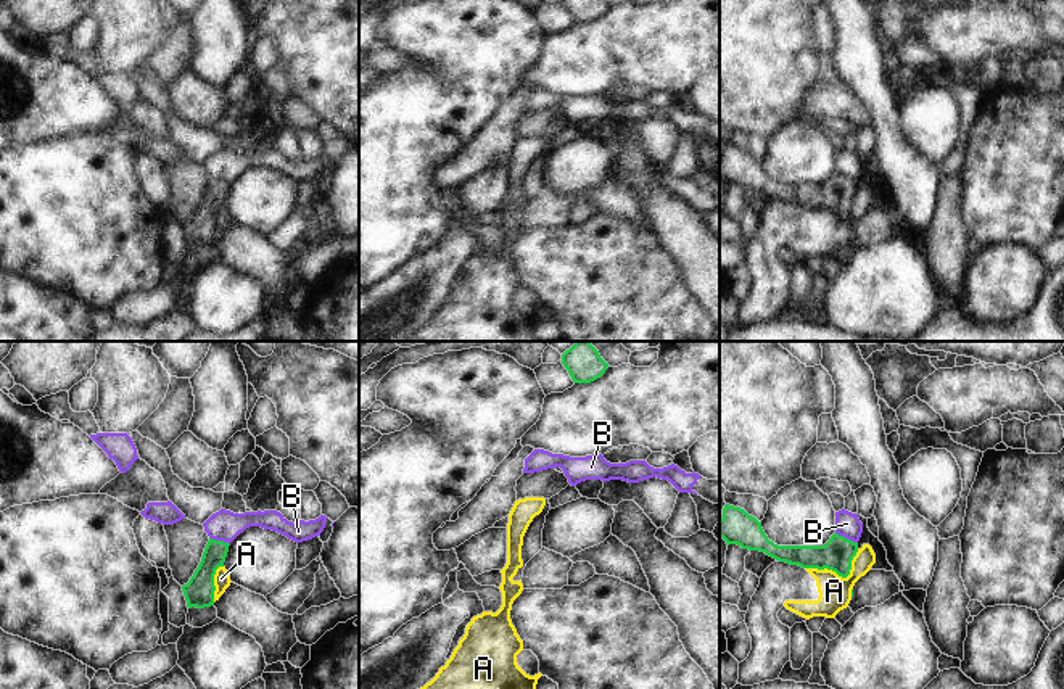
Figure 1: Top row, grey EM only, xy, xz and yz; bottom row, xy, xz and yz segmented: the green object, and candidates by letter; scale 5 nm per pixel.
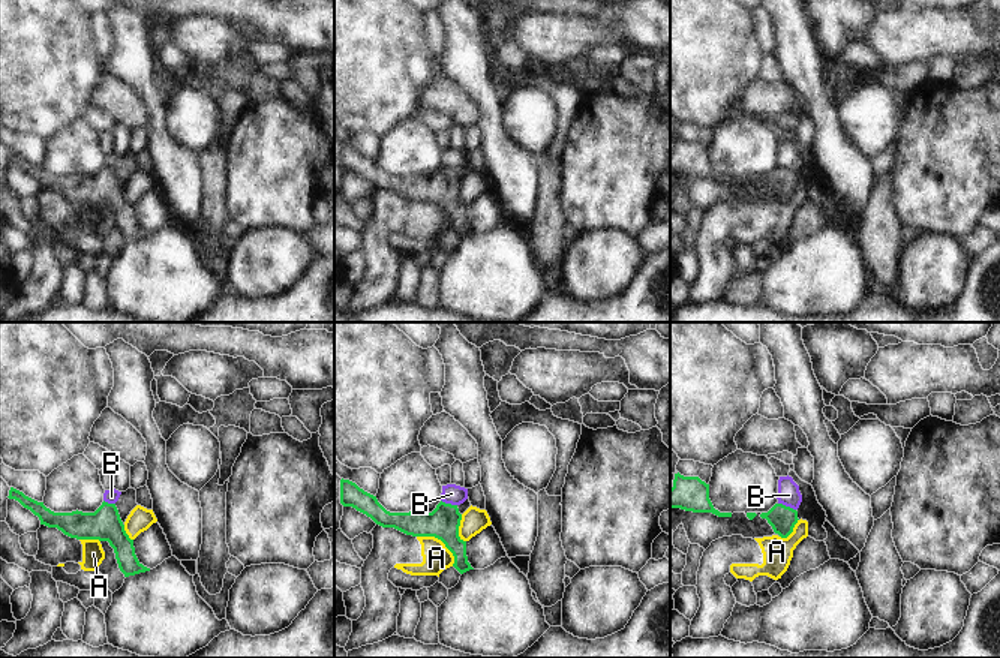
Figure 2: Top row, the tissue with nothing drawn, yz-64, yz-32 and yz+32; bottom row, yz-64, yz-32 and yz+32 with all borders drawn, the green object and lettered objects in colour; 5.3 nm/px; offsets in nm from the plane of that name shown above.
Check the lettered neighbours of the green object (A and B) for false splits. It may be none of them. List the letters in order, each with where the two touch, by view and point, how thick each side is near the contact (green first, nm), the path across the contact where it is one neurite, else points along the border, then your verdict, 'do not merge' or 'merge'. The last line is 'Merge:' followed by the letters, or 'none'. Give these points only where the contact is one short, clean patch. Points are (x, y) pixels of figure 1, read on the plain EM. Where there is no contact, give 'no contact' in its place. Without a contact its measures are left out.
A: yz (839, 214) | 160/160 nm | along yz (858, 189), (845, 216), (839, 216), (826, 208), (805, 208) | do not merge
B: yz (845, 177) | 160/120 nm | along yz (836, 171), (857, 182) | do not merge
Merge: none

